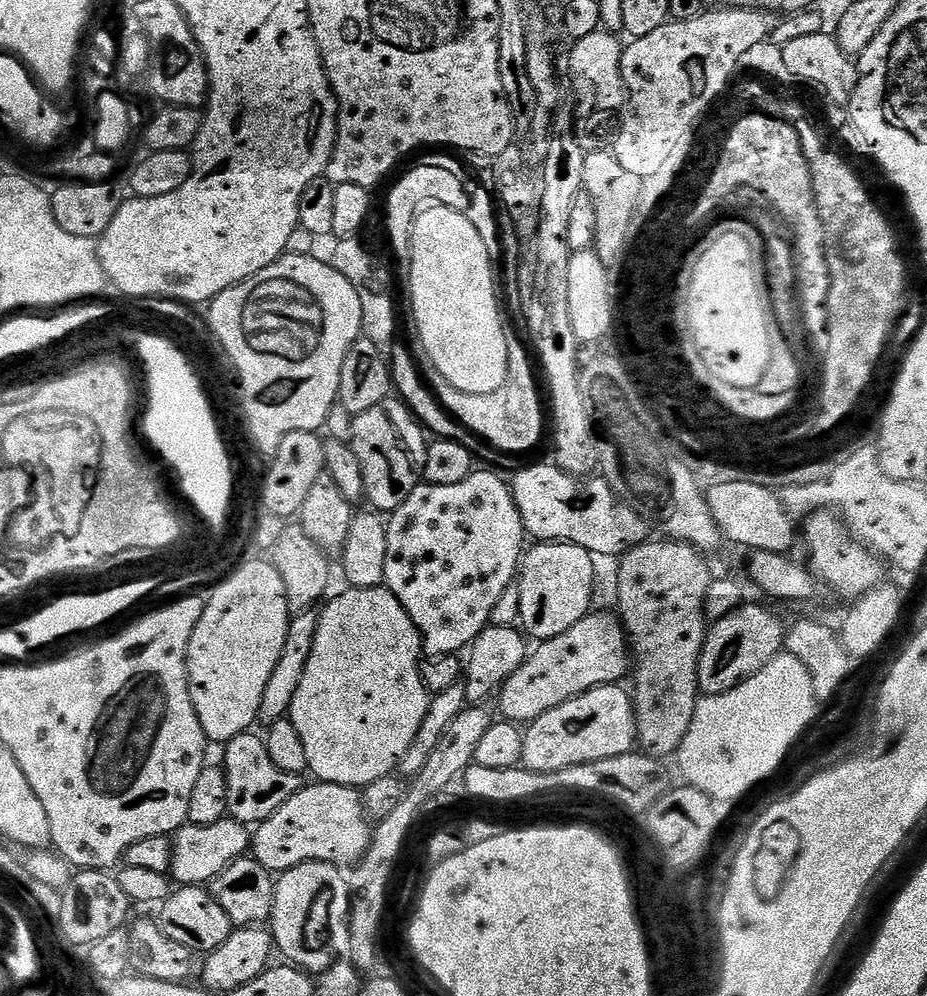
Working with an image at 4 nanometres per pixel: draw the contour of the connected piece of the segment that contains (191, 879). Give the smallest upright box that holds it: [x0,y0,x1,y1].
[170,818,250,886]

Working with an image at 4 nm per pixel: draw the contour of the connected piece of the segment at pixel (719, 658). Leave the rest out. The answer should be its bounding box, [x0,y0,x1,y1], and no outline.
[698,604,786,696]

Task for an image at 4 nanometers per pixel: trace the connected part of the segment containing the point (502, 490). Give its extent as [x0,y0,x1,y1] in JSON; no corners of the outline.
[384,471,526,656]

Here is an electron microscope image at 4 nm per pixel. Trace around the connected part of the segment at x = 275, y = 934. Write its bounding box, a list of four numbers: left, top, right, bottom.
[270,862,350,974]

